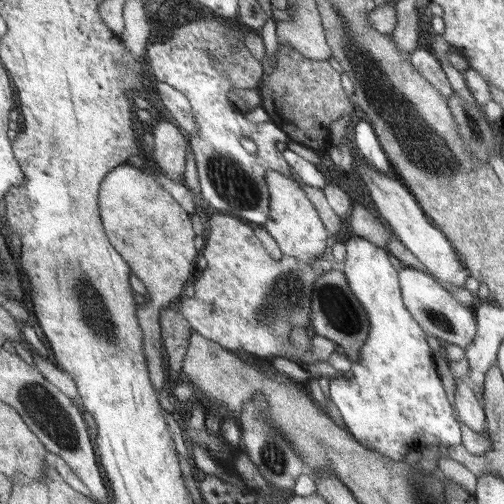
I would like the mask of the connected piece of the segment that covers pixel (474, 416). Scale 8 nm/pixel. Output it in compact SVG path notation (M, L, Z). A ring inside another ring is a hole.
M457 379L454 406L458 409L460 421L468 425L474 432L486 433L486 412L468 381Z

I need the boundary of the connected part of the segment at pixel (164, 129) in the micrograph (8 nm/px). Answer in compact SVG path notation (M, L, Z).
M158 119L151 125L154 136L155 151L154 165L158 166L162 174L176 182L184 178L187 167L187 148L190 144L186 135L178 124L168 119Z

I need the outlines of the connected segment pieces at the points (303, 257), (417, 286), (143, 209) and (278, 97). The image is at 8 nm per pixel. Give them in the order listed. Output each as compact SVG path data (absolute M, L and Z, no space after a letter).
M276 171L265 172L265 183L268 184L272 202L269 204L269 218L263 226L274 236L281 251L305 263L324 255L328 240L325 223L303 189L303 184Z
M405 266L401 270L401 285L405 307L409 309L421 328L426 330L426 336L436 337L443 344L454 344L463 350L476 340L477 317L472 313L472 309L462 306L432 276Z
M122 165L115 168L105 180L101 192L101 209L105 220L106 230L110 240L117 246L122 256L130 263L134 274L142 280L149 293L148 303L139 310L142 332L145 332L145 353L150 370L150 380L155 388L162 388L166 384L166 361L161 337L161 324L159 318L161 312L170 303L179 300L183 295L186 285L192 281L196 273L196 260L199 251L194 247L196 233L192 229L191 215L158 183L152 175L144 173L134 165Z
M278 43L276 52L276 61L268 59L267 54L261 58L260 63L263 71L259 78L257 88L260 90L260 106L266 110L271 121L277 124L291 141L298 142L308 148L311 148L318 155L327 153L332 145L330 140L331 126L337 120L340 120L346 114L352 112L352 104L340 86L340 74L332 70L328 61L319 61L305 57L290 45Z

